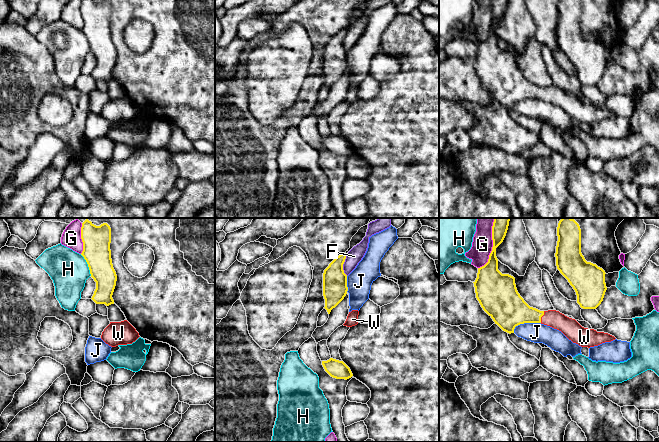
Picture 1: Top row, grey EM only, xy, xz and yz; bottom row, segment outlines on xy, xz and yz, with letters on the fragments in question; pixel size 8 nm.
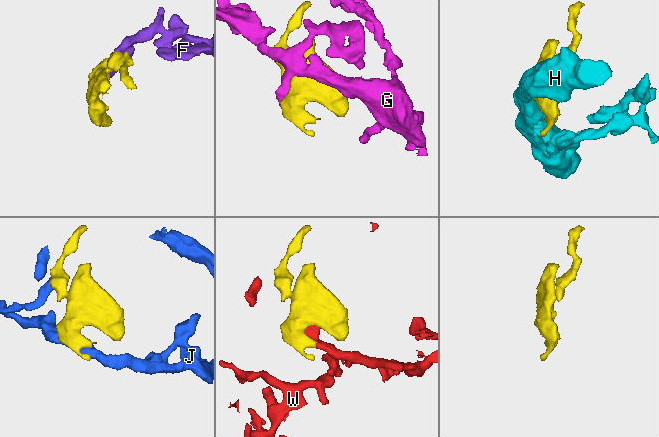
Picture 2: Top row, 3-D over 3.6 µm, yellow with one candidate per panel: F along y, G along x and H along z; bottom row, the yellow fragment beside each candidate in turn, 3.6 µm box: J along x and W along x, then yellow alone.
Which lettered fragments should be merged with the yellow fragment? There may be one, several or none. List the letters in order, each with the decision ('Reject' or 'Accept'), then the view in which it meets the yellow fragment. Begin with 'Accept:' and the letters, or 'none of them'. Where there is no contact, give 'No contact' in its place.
Accept: W
F: Reject. Touches yellow in xz
G: Reject. Touches yellow in yz
H: Reject. Touches yellow in xy
J: Reject. Touches yellow in yz
W: Accept. Touches yellow in yz

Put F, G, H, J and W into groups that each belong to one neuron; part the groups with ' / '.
F G / H / J / W

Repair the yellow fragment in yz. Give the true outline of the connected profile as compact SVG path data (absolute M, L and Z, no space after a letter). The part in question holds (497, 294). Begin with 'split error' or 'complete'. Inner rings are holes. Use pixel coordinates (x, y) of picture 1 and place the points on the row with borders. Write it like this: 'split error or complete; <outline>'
split error; M494 218L492 226L493 247L488 262L478 268L477 278L473 282L476 298L483 310L493 319L503 331L514 333L516 326L524 323L541 323L561 331L569 340L581 347L594 347L616 338L608 333L597 332L594 329L582 327L575 319L569 318L556 310L540 311L530 307L517 291L515 278L509 274L502 274L498 270L496 248L503 242L511 218Z

